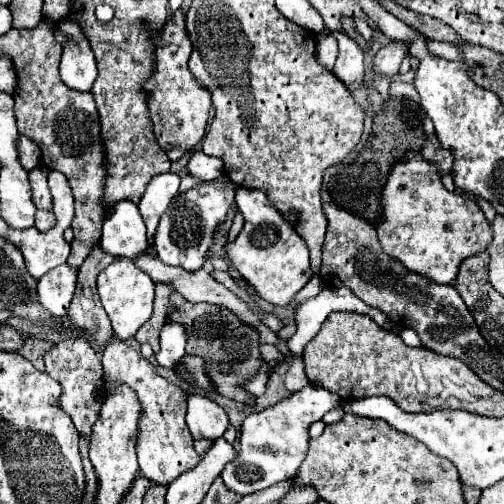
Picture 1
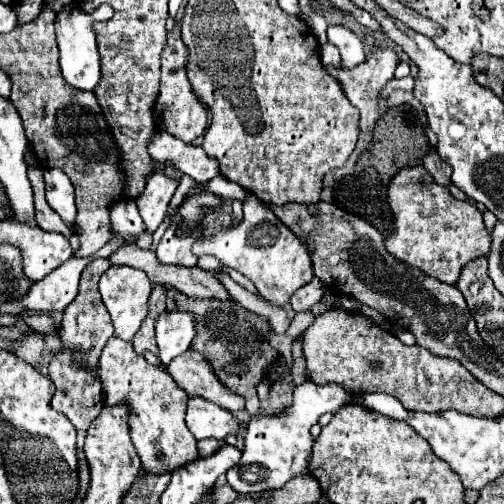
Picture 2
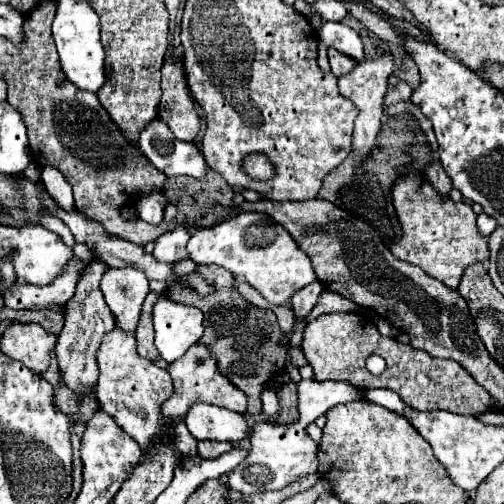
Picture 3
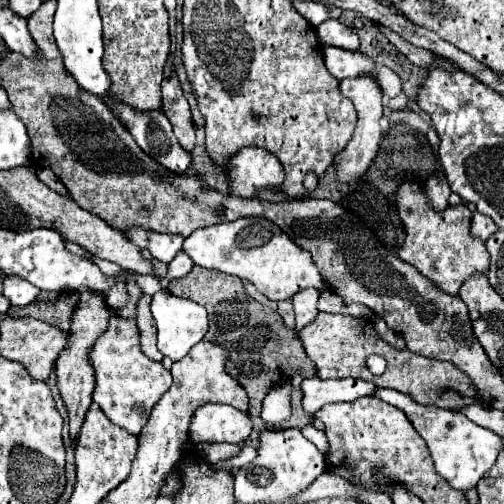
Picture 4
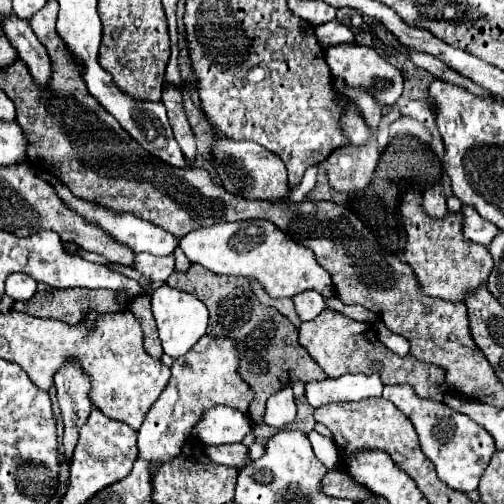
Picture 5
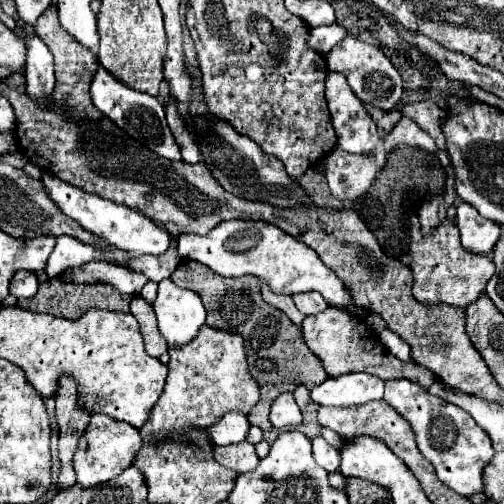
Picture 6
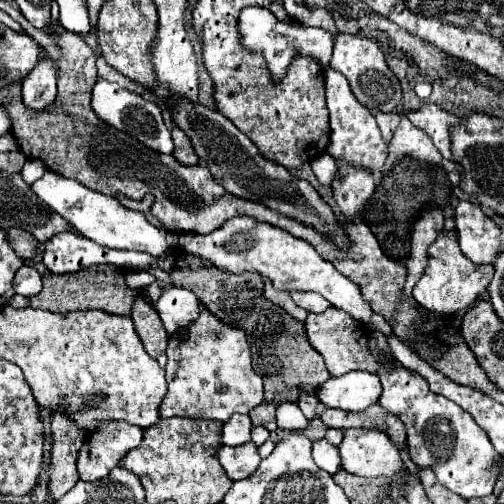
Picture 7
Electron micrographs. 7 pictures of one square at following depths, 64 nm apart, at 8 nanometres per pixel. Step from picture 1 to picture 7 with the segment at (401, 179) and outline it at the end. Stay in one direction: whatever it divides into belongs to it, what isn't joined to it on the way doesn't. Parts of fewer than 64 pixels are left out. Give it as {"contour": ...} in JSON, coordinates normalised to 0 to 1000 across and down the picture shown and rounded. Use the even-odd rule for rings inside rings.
{"contour":[[[877,456],[877,468],[857,480],[849,492],[849,528],[841,532],[833,556],[825,560],[817,587],[837,611],[849,611],[861,623],[901,623],[917,607],[933,607],[944,599],[948,583],[968,571],[980,544],[980,528],[972,524],[937,524],[909,488],[905,456]]]}

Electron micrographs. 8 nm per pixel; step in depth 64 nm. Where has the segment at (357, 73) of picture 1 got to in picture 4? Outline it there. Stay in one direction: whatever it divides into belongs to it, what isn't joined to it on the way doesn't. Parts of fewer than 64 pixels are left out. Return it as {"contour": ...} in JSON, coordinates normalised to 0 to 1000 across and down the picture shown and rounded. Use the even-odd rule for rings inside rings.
{"contour":[[[647,40],[639,44],[631,56],[631,79],[635,87],[647,95],[647,91],[667,91],[667,95],[683,95],[683,99],[698,99],[698,103],[710,103],[714,95],[714,75],[710,67],[683,52],[675,40]]]}

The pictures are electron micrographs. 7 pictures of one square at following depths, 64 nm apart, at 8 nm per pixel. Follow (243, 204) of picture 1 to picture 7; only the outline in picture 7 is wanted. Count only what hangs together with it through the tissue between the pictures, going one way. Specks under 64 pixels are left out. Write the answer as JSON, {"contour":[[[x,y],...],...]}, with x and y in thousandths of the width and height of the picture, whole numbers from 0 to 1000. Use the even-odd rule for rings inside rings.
{"contour":[[[476,429],[476,433],[452,437],[433,456],[425,456],[421,464],[409,464],[409,468],[401,468],[401,464],[357,464],[353,488],[373,504],[385,504],[401,516],[413,516],[425,532],[440,532],[440,540],[512,540],[516,548],[536,552],[536,560],[548,575],[571,575],[571,579],[579,579],[579,575],[623,575],[623,579],[635,579],[659,607],[687,615],[690,623],[706,627],[706,635],[726,643],[726,599],[714,587],[714,571],[702,560],[694,560],[690,552],[675,548],[675,540],[655,520],[647,520],[611,480],[583,472],[567,456],[544,452],[540,444],[524,444],[524,440],[508,440],[504,433]]]}

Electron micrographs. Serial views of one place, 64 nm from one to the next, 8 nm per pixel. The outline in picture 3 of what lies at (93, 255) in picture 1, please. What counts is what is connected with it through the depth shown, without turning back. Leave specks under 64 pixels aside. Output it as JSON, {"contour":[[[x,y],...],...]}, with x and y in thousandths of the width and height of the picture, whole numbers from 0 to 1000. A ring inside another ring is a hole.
{"contour":[[[190,516],[179,520],[163,548],[159,563],[151,567],[147,591],[127,607],[127,651],[115,663],[111,679],[111,706],[115,706],[115,726],[127,746],[127,758],[135,762],[139,774],[159,778],[163,770],[183,770],[190,766],[194,754],[194,722],[190,722],[190,698],[202,683],[206,663],[214,663],[226,651],[222,623],[214,619],[214,607],[206,603],[206,587],[198,587],[198,548],[210,540],[210,524]]]}

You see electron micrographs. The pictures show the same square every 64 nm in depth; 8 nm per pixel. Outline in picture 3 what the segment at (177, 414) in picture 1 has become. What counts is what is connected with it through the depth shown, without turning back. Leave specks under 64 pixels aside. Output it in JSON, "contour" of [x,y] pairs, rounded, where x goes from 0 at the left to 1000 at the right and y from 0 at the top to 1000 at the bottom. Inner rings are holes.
{"contour":[[[226,651],[214,667],[206,667],[206,679],[194,694],[194,794],[198,813],[226,825],[238,849],[254,857],[282,889],[282,901],[294,905],[302,885],[317,877],[313,869],[337,865],[337,881],[361,901],[361,905],[389,905],[389,869],[373,857],[369,841],[361,833],[329,837],[321,825],[321,802],[341,786],[341,750],[325,730],[306,726],[298,714],[282,710],[270,698],[270,671],[266,663],[250,663],[238,651]]]}

